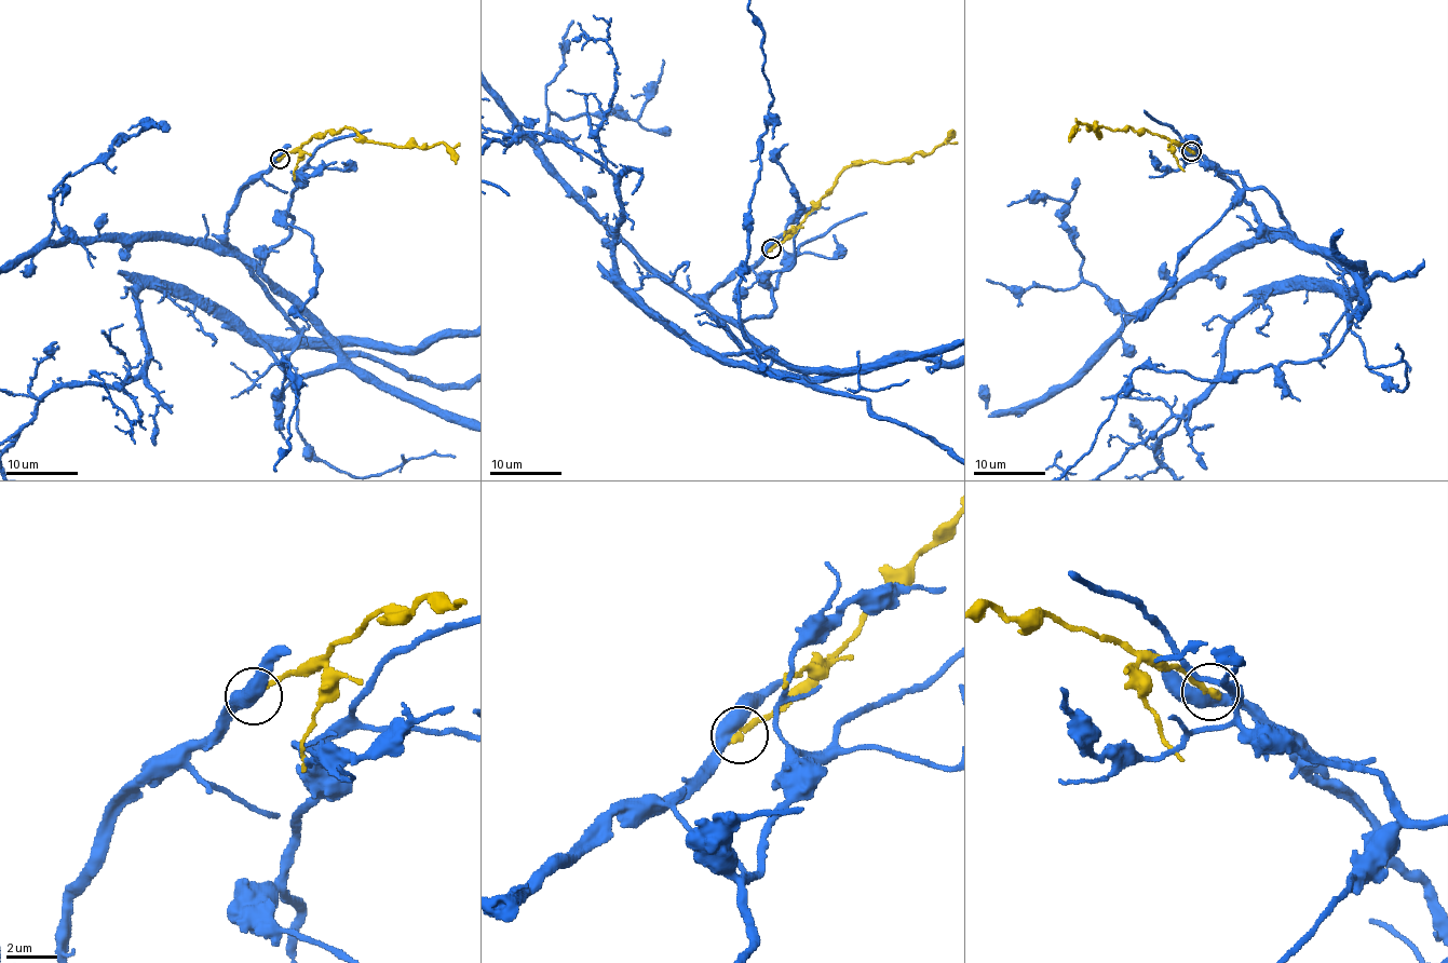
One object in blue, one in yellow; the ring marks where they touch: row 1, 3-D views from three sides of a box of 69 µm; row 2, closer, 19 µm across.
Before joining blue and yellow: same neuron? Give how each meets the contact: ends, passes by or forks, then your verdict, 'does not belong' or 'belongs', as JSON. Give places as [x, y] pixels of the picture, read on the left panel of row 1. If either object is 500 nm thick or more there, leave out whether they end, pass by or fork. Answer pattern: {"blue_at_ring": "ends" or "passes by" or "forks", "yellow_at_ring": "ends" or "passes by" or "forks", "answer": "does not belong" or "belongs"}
{"answer": "does not belong"}

